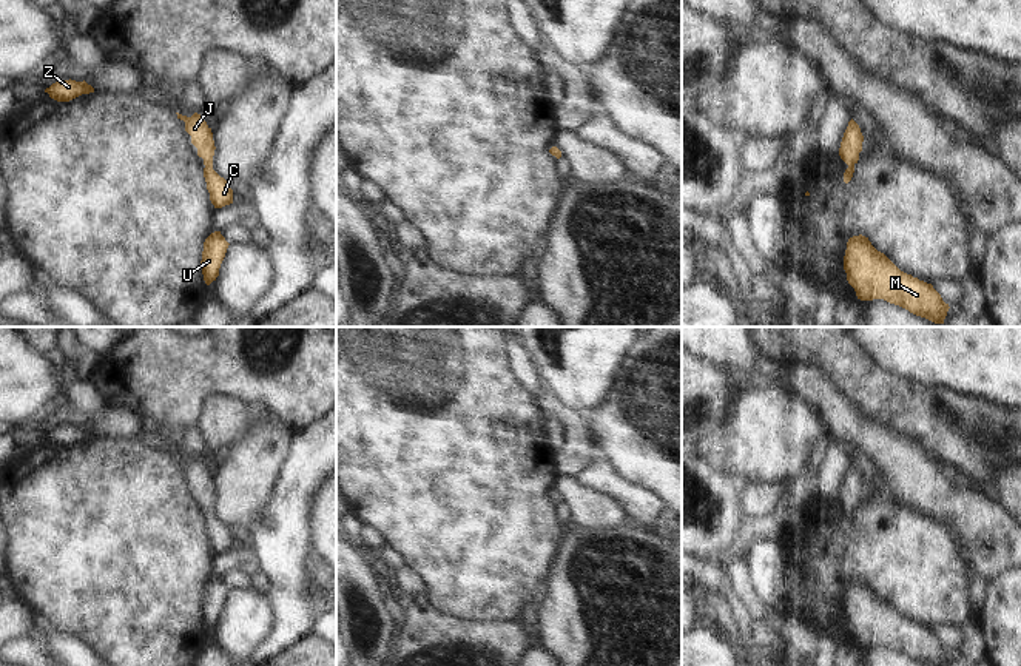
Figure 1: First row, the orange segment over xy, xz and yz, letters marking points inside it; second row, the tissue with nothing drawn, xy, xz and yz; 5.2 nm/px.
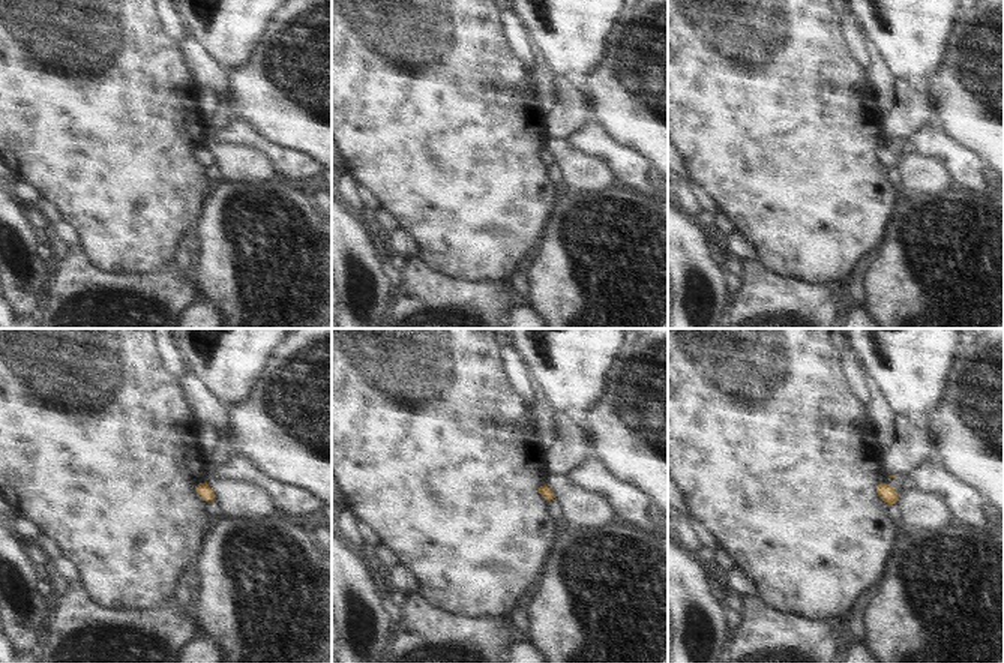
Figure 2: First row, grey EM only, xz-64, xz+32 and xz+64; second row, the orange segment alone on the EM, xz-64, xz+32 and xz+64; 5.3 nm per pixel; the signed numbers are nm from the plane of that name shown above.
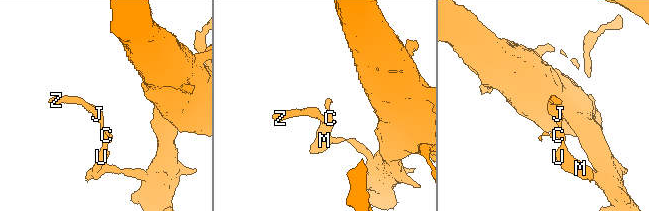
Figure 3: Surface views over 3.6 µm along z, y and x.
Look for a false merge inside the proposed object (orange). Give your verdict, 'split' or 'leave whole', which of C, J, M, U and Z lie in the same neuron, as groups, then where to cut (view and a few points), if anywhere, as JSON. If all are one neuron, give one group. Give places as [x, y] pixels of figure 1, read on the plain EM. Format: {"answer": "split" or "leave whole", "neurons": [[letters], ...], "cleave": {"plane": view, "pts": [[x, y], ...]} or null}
{"answer": "leave whole", "neurons": [["C", "J", "M", "U", "Z"]], "cleave": null}

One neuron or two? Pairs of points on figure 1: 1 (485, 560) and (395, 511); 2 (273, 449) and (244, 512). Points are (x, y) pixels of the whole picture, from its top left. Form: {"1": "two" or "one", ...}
{"1": "one", "2": "one"}

